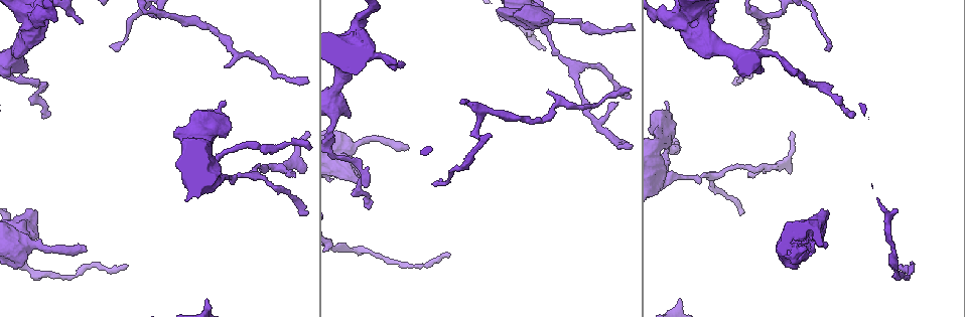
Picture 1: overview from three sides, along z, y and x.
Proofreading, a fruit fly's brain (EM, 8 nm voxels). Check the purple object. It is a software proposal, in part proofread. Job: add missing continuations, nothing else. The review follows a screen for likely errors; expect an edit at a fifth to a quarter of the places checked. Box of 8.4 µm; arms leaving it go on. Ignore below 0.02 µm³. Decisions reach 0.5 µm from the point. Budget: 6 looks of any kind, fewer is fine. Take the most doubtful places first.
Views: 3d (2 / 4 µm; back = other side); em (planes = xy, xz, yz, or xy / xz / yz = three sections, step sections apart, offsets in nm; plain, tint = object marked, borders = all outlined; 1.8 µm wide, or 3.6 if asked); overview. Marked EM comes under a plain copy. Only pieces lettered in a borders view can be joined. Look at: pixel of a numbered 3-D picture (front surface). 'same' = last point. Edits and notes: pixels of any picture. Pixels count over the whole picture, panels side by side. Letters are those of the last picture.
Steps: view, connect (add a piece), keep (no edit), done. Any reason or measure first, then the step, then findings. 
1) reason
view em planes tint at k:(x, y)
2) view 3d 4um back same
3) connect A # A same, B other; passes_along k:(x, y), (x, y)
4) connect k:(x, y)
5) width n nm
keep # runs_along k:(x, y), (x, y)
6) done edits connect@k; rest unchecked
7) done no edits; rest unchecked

an open end
view 3d 4um back at 1:(713, 22)

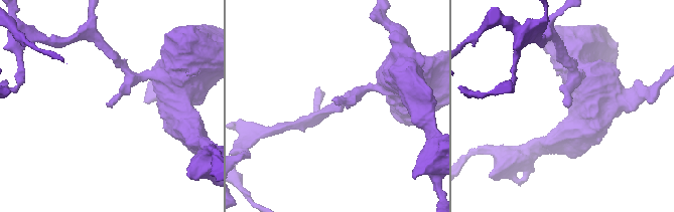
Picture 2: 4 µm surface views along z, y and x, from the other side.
view em planes borders at 2:(569, 106)

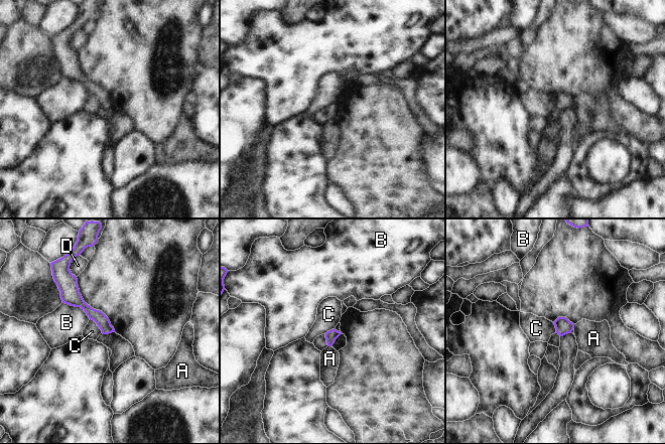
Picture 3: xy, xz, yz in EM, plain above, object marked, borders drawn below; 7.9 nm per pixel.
longest_contact B 260 nm
keep # A other, B other, C other, D other; runs_along 3:(69, 285), (71, 292), (111, 329); no lettered piece goes on from it

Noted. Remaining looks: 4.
stops while still wide
view 3d 4um at 1:(828, 213)

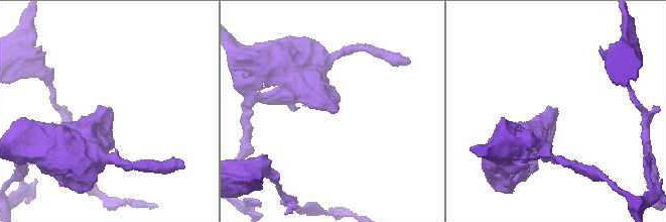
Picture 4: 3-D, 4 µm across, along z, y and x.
now the EM
view em yz step 8 borders at 4:(557, 110)

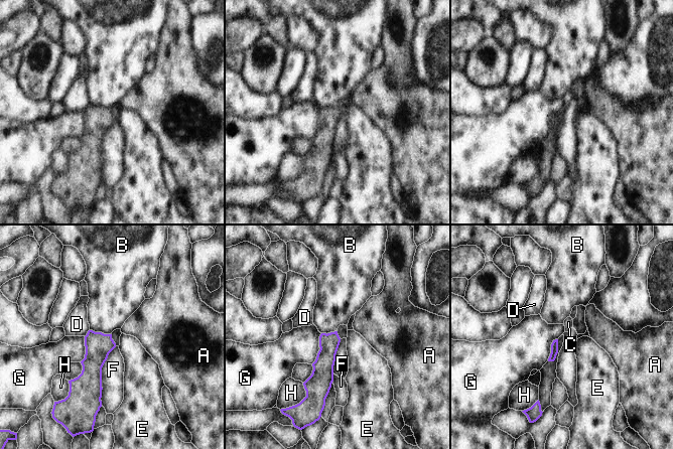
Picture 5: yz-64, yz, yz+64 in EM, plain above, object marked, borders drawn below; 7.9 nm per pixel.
longest_contact F 480 nm
keep # A other, B other, C other, D other, E other, F other, G other, H other; border 5:(90, 329), (96, 332), (111, 334); no lettered piece goes on from it

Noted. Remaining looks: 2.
free end
view em 3.6um planes tint at 1:(48, 116)

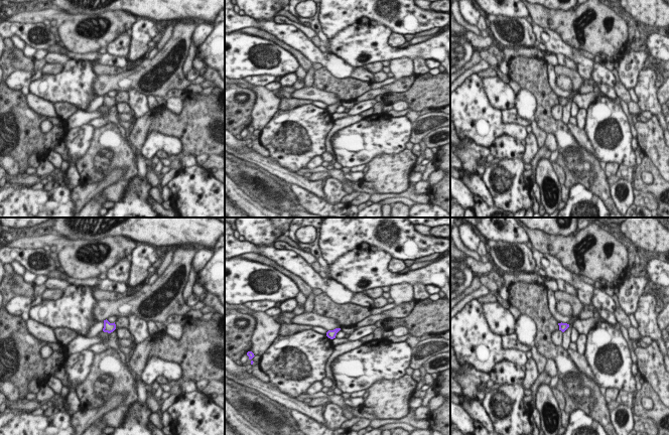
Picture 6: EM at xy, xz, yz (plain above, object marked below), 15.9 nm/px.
see the neighbours
view em 3.6um planes borders same

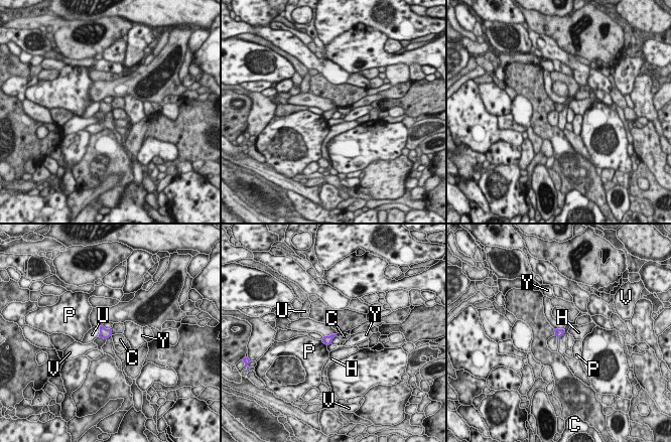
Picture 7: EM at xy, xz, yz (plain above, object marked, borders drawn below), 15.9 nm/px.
width 130 nm
keep # C other, H other, P other, U other, V other, Y other; border 7:(111, 328), (111, 334), (106, 338); none of them fits

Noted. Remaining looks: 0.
done no edits; rest unchecked

